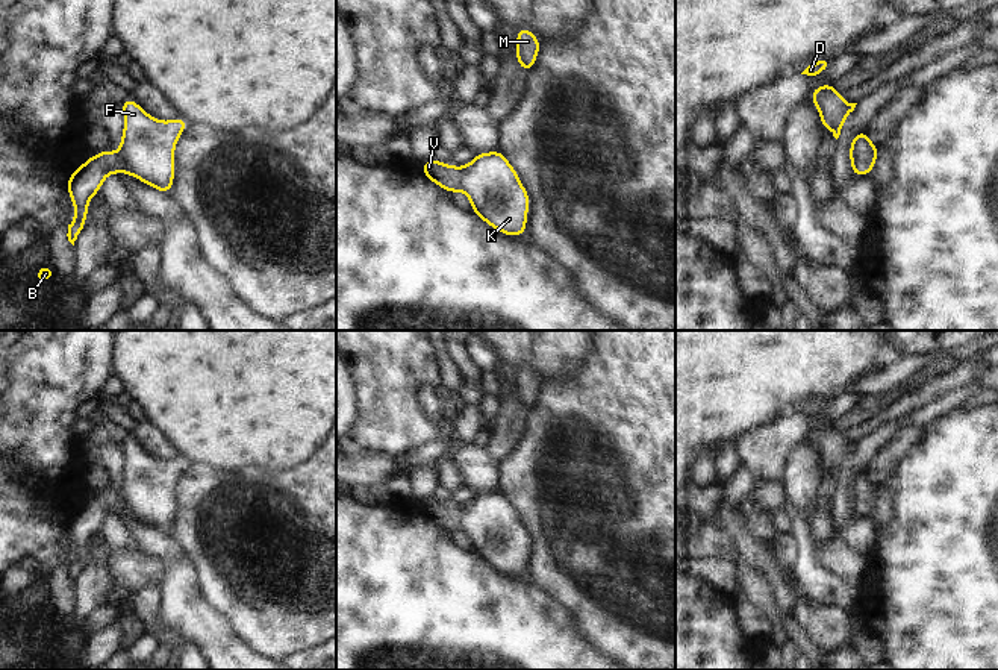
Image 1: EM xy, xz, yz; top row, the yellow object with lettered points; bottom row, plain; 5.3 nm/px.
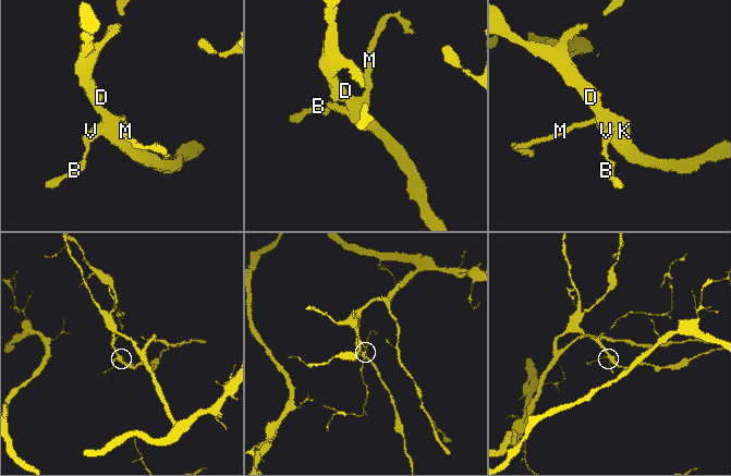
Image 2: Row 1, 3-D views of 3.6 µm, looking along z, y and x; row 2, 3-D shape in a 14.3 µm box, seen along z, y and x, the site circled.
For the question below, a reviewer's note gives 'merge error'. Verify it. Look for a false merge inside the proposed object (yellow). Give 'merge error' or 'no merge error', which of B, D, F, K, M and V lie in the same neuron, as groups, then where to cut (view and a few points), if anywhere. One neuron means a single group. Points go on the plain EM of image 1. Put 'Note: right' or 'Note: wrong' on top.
Note: wrong
no merge error; groups B D F K M V; cut none

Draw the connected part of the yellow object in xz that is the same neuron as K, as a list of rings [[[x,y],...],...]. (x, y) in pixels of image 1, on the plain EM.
[[[500,490],[476,493],[463,506],[442,503],[436,497],[421,505],[424,517],[447,532],[465,532],[471,550],[494,570],[506,576],[524,575],[530,535]]]

